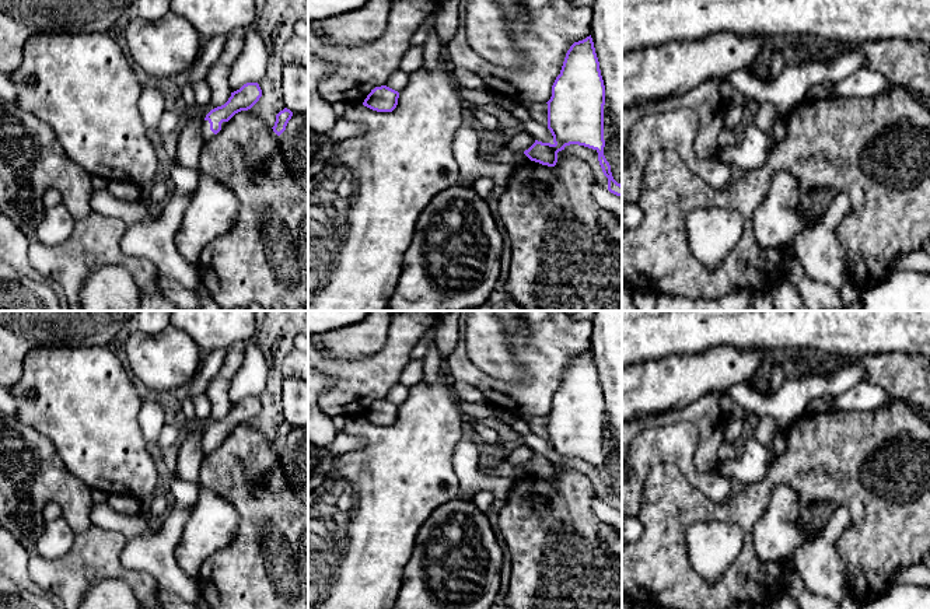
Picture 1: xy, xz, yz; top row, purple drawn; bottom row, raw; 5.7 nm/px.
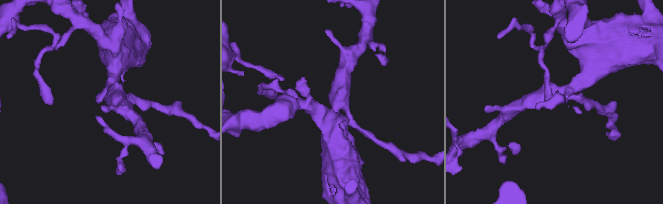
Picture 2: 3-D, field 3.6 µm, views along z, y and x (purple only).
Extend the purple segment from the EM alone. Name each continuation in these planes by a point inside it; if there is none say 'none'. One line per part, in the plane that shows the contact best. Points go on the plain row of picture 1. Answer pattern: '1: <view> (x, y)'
1: xy (206, 447)

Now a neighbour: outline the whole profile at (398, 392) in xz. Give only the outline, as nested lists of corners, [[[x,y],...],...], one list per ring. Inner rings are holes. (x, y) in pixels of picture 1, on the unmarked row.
[[[398,382],[389,389],[385,399],[401,406],[408,398],[408,395],[409,395],[409,388]]]

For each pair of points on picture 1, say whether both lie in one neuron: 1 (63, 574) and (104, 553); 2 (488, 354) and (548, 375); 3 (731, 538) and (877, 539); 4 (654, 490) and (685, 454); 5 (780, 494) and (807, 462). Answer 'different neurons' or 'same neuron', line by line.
1: same neuron
2: different neurons
3: different neurons
4: different neurons
5: different neurons

